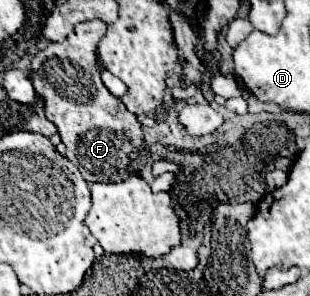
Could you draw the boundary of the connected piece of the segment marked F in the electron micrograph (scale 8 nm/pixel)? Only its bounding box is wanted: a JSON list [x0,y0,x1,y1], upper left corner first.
[30,19,148,183]

